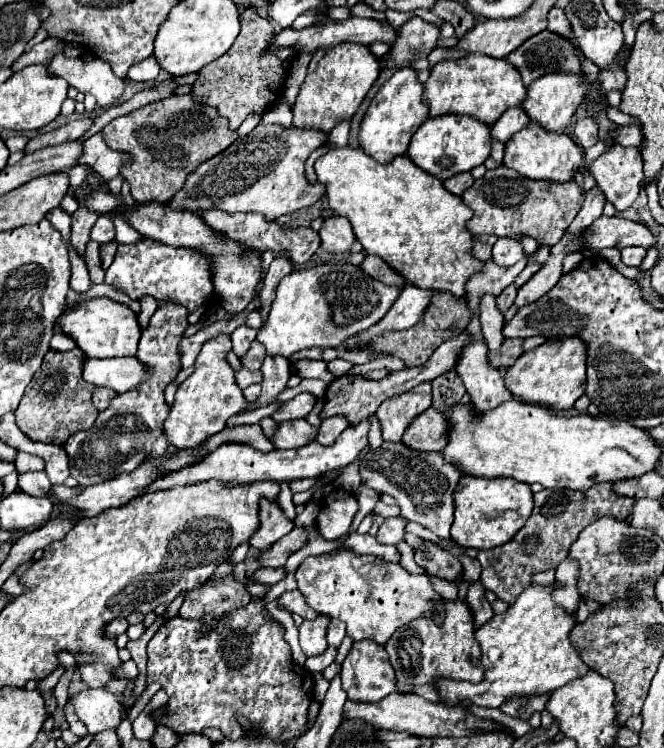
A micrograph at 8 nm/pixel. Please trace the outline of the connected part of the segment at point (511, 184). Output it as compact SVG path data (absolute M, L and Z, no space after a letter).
M507 166L487 170L487 174L461 196L465 204L475 212L467 222L471 234L495 234L499 238L521 238L531 236L541 246L555 246L577 212L583 206L585 192L575 180L553 182L553 180L529 180Z

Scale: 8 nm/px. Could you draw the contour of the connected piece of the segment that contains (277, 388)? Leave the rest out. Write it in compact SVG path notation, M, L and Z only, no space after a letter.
M265 356L261 374L263 374L261 398L255 404L249 404L249 410L269 404L287 386L287 380L291 376L291 364L287 358L281 358L281 356Z

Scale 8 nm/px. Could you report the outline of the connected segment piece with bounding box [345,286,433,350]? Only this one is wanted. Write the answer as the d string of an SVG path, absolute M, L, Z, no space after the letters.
M405 286L401 292L401 298L397 298L397 302L393 304L393 310L389 310L389 314L381 322L377 322L377 326L371 326L359 336L345 340L345 348L355 350L359 348L359 344L365 344L367 340L371 340L377 334L383 334L385 330L407 330L415 326L421 320L425 306L429 306L431 296L433 296L433 290L429 292L417 286Z

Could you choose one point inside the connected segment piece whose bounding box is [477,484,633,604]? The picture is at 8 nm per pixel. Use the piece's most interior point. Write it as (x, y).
(559, 515)

